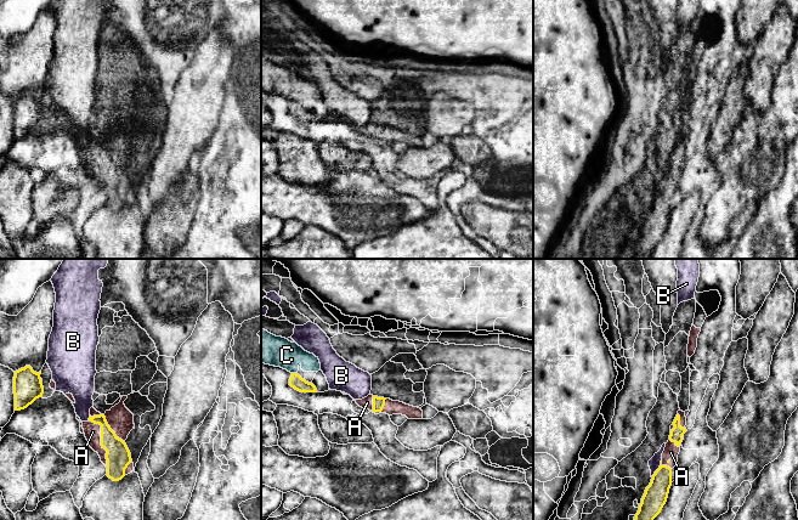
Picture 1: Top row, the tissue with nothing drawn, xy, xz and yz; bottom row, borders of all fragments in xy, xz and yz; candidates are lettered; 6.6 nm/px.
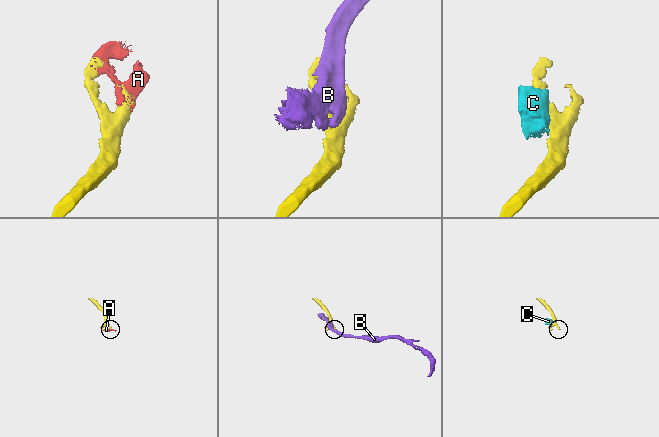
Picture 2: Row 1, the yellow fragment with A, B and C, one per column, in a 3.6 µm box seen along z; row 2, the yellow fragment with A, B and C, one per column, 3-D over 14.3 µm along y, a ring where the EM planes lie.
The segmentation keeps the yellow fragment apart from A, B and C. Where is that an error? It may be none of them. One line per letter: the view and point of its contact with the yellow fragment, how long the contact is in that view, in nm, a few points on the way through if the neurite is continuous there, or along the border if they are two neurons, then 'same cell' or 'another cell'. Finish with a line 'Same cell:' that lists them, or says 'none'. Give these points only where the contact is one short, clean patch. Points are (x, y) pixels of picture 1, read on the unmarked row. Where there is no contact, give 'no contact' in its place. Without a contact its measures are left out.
A: xy (101, 168) | 340 nm | same cell
B: yz (656, 198) | 110 nm | another cell
C: xz (294, 101) | 40 nm | another cell
Same cell: A

